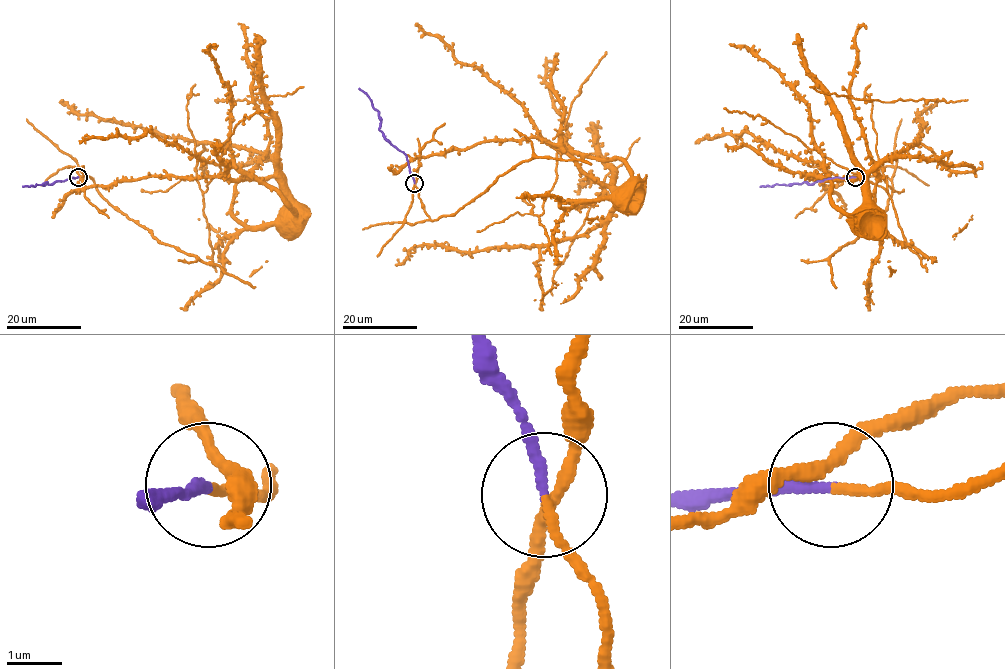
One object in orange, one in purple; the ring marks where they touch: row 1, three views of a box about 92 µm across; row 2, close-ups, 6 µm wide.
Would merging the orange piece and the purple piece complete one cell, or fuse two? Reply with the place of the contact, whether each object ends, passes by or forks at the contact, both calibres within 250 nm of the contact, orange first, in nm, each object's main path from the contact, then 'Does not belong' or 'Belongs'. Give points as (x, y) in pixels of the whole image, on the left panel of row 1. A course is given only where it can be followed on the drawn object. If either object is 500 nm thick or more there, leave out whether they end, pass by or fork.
Place: (78, 177). At the ring orange forks. At the ring purple ends. Thickness 150 nm (orange) against 180 nm. Course of orange: (78, 177), (85, 187), (274, 177), (294, 215), (226, 147), (200, 188), (186, 108), (195, 84). Course of purple: (78, 177), (23, 186). Belongs

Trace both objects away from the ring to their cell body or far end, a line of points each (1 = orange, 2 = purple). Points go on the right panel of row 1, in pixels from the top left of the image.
1: (854, 177), (829, 187), (809, 177), (861, 177), (863, 204), (848, 215), (813, 148), (886, 192), (870, 84)
2: (854, 177), (760, 186)

